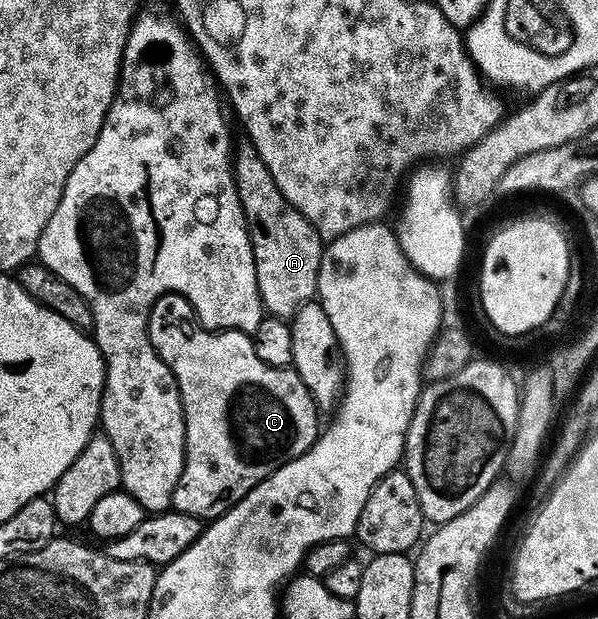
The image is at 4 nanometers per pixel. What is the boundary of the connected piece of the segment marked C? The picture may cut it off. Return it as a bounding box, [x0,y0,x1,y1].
[147,295,321,521]

